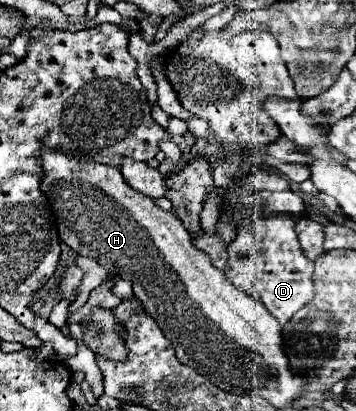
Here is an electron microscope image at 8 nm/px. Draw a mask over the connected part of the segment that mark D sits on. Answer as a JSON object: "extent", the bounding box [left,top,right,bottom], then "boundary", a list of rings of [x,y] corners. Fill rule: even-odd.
{"extent":[224,212,314,326],"boundary":[[[254,212],[244,214],[242,224],[238,224],[236,238],[228,244],[226,250],[228,270],[224,276],[228,282],[262,302],[282,326],[314,298],[314,262],[304,256],[290,216],[270,214],[256,218]]]}

